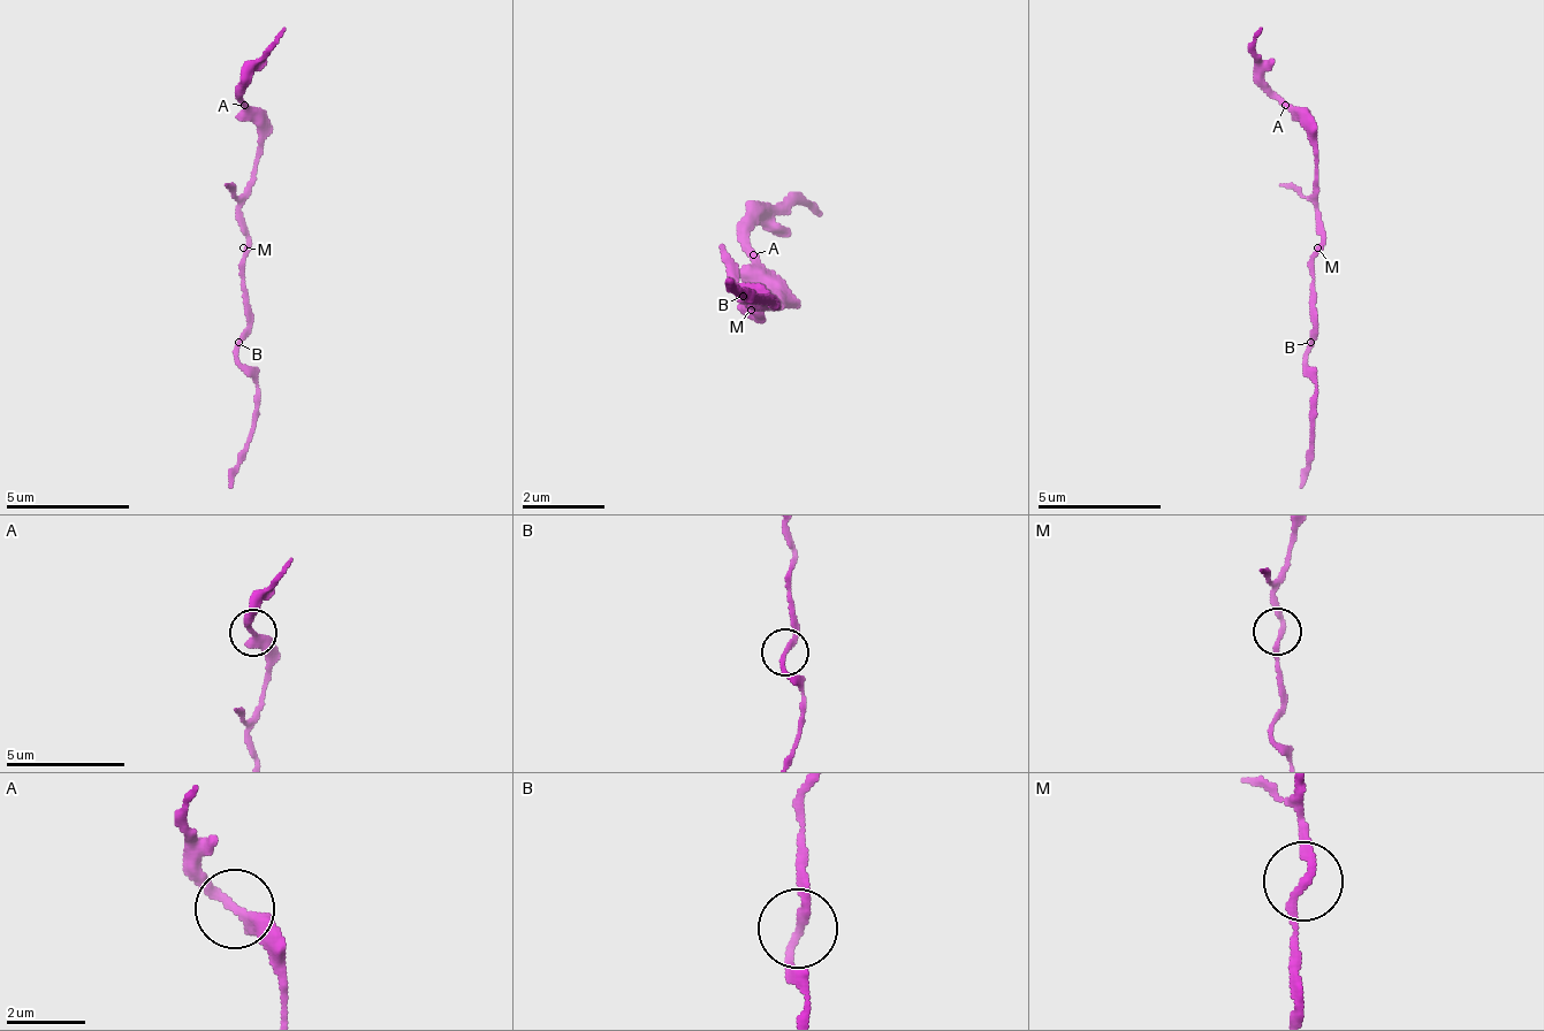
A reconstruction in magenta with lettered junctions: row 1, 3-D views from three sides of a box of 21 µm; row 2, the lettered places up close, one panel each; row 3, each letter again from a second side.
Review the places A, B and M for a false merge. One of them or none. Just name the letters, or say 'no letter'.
no letter

